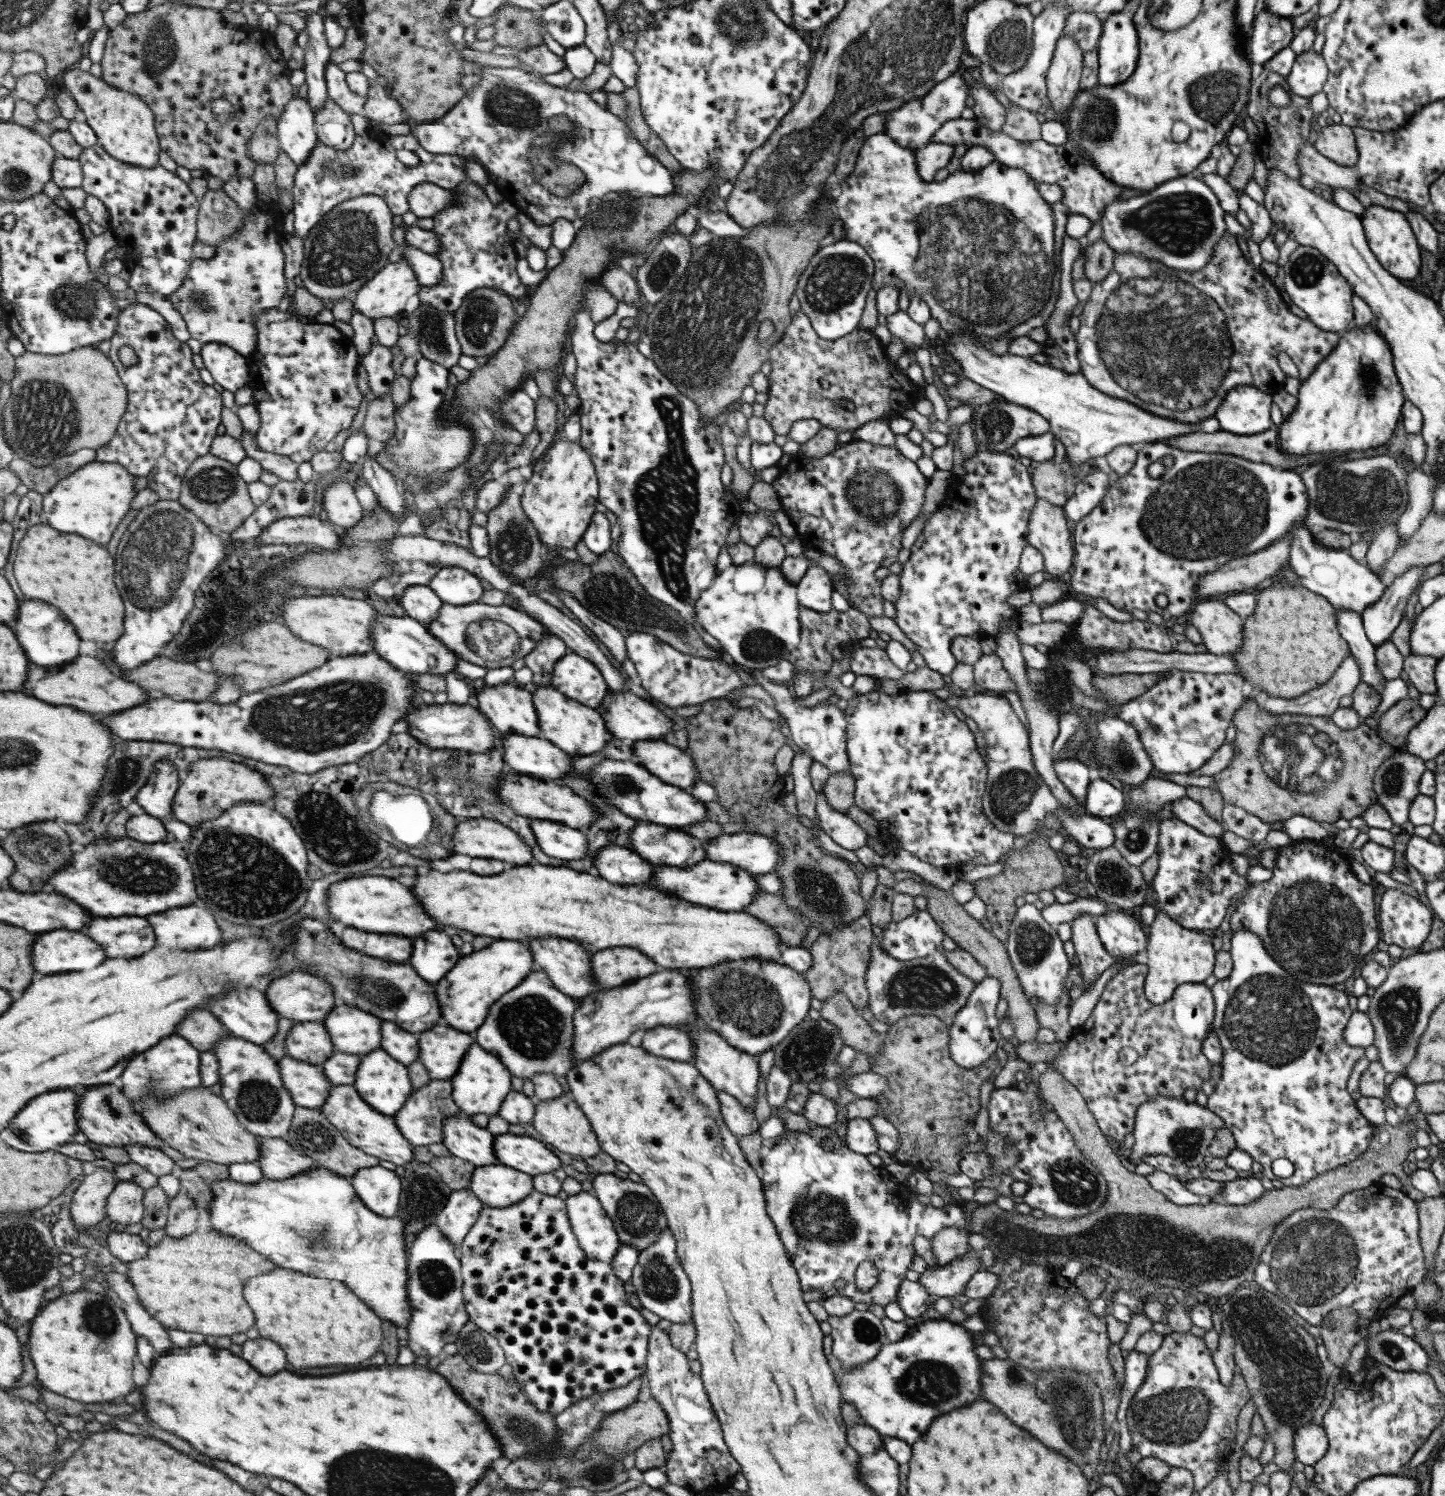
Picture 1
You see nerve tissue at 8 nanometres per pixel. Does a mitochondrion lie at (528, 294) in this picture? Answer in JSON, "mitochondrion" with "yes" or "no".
{"mitochondrion":"no"}

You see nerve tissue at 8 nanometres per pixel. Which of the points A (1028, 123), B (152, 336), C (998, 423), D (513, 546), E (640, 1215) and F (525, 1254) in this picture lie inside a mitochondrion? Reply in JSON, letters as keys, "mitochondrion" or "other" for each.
{"A":"other","B":"other","C":"mitochondrion","D":"mitochondrion","E":"mitochondrion","F":"other"}

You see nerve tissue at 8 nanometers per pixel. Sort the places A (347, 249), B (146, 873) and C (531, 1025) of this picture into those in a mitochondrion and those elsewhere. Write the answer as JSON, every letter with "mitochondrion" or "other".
{"A":"mitochondrion","B":"mitochondrion","C":"mitochondrion"}

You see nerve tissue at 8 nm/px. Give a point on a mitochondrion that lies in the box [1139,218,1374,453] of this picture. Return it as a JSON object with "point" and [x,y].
{"point":[1308,270]}

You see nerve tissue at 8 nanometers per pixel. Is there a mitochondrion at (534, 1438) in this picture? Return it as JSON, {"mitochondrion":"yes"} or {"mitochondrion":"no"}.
{"mitochondrion":"yes"}

